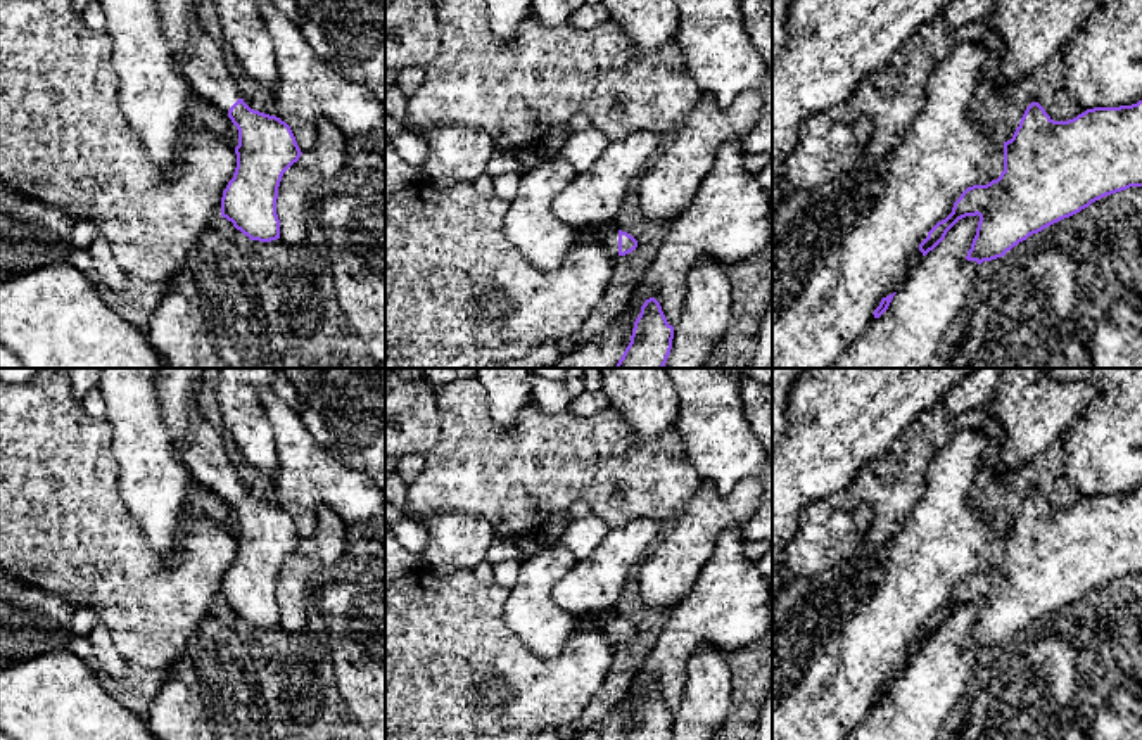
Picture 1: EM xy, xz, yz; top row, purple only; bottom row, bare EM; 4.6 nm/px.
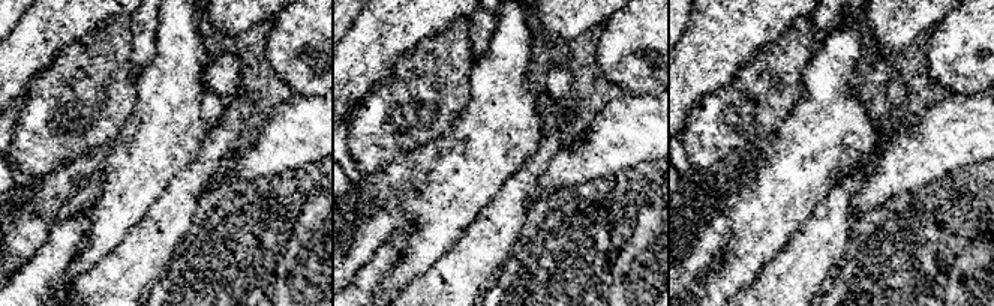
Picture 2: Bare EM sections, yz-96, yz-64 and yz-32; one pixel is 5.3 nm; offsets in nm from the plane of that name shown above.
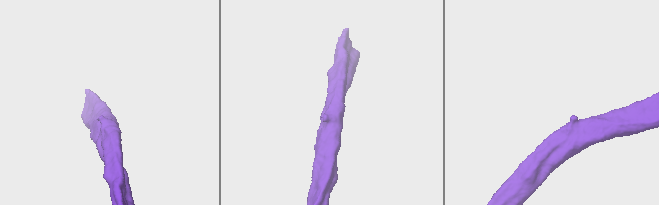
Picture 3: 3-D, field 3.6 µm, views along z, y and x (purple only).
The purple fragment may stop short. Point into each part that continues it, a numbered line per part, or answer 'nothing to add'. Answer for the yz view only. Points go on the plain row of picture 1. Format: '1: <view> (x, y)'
nothing to add

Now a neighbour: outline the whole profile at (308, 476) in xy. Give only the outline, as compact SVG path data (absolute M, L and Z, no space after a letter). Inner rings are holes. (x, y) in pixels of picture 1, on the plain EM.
M271 387L261 389L261 403L276 444L276 505L290 514L301 539L313 538L320 507L333 508L347 526L366 524L385 510L385 496L375 481L320 446L301 413Z

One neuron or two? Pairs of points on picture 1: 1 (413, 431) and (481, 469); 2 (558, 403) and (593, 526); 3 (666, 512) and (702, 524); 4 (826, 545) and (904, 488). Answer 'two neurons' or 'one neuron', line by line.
1: two neurons
2: two neurons
3: two neurons
4: one neuron

